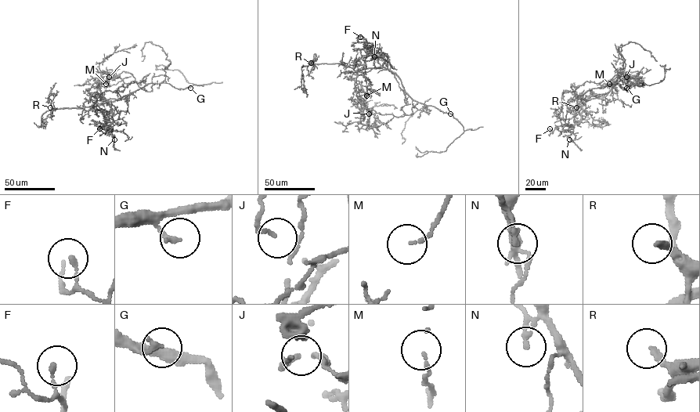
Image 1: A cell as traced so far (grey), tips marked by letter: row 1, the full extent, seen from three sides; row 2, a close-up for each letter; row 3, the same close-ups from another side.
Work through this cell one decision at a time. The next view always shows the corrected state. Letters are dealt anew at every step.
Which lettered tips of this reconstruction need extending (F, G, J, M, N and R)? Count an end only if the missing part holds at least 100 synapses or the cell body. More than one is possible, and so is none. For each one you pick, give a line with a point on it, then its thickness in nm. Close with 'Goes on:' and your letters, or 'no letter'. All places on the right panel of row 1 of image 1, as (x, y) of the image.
R: place (576, 107); calibre 200 nm
Goes on: R

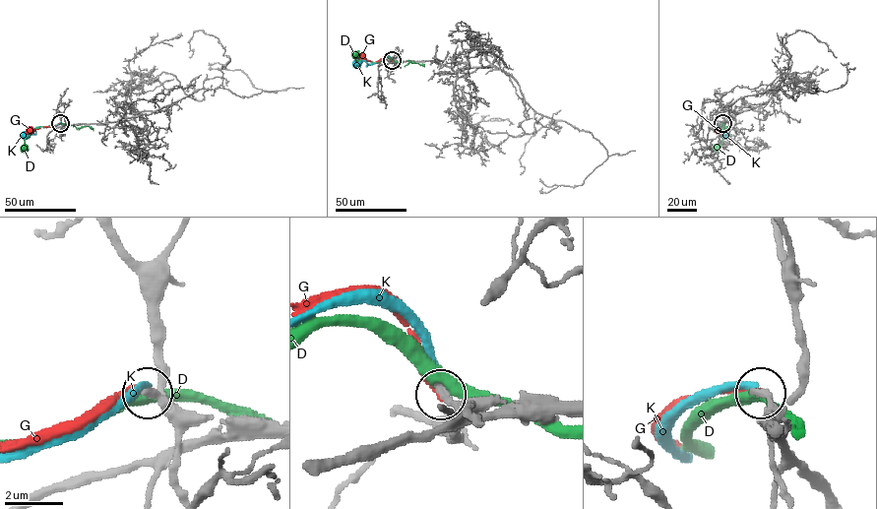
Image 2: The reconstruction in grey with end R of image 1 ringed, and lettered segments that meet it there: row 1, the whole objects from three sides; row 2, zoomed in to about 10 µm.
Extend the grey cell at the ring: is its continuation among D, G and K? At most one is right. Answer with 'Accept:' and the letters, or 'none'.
Accept: G

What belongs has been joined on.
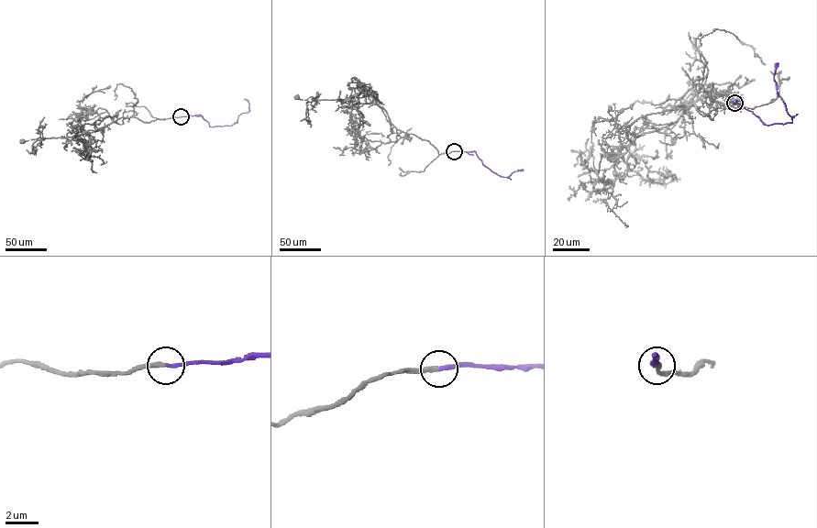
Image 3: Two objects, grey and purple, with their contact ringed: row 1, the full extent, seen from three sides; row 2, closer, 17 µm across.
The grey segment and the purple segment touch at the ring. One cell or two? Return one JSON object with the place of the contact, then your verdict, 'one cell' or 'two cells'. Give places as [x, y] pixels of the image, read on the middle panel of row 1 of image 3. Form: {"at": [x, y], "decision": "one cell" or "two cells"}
{"at": [454, 151], "decision": "one cell"}

